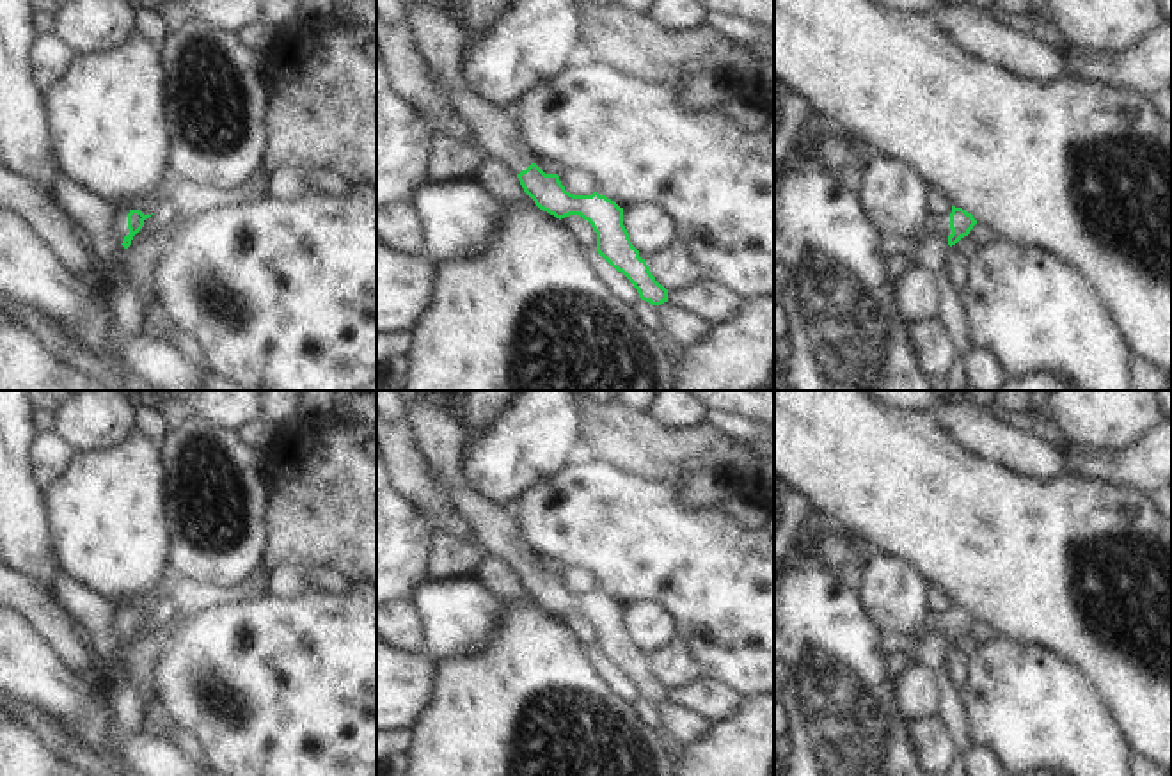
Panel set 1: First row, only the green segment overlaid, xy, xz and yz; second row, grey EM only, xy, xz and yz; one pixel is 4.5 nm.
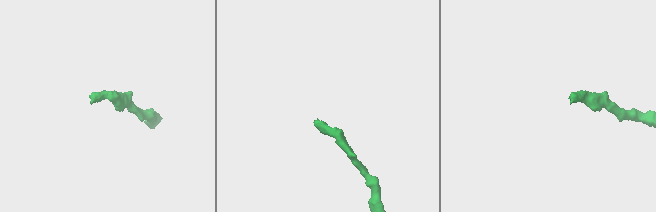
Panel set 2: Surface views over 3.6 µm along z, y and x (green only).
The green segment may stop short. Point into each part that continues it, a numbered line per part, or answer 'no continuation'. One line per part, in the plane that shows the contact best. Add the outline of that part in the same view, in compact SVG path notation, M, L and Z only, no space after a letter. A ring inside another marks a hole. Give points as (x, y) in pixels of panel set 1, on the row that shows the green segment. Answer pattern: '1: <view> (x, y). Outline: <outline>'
1: xy (121, 229). Outline: M117 208L115 220L114 220L114 233L115 233L115 236L119 238L121 243L130 234L128 213L130 213L128 208Z

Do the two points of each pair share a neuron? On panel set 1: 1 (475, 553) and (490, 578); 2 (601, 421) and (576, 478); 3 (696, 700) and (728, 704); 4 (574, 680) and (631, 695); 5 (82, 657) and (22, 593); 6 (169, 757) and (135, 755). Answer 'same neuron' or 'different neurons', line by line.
1: different neurons
2: different neurons
3: same neuron
4: different neurons
5: same neuron
6: same neuron

